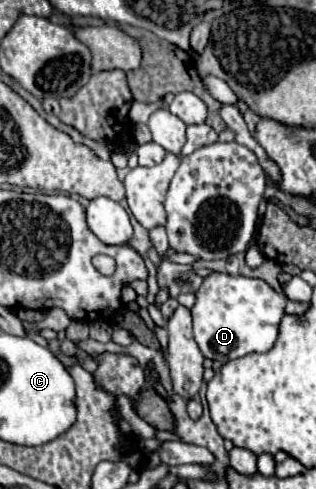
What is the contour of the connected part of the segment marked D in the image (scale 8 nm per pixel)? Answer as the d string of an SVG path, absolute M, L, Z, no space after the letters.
M211 273L203 279L195 295L197 303L191 309L193 337L205 357L227 363L249 353L265 353L277 341L279 321L287 299L273 291L265 281L243 275L231 277L225 273Z

